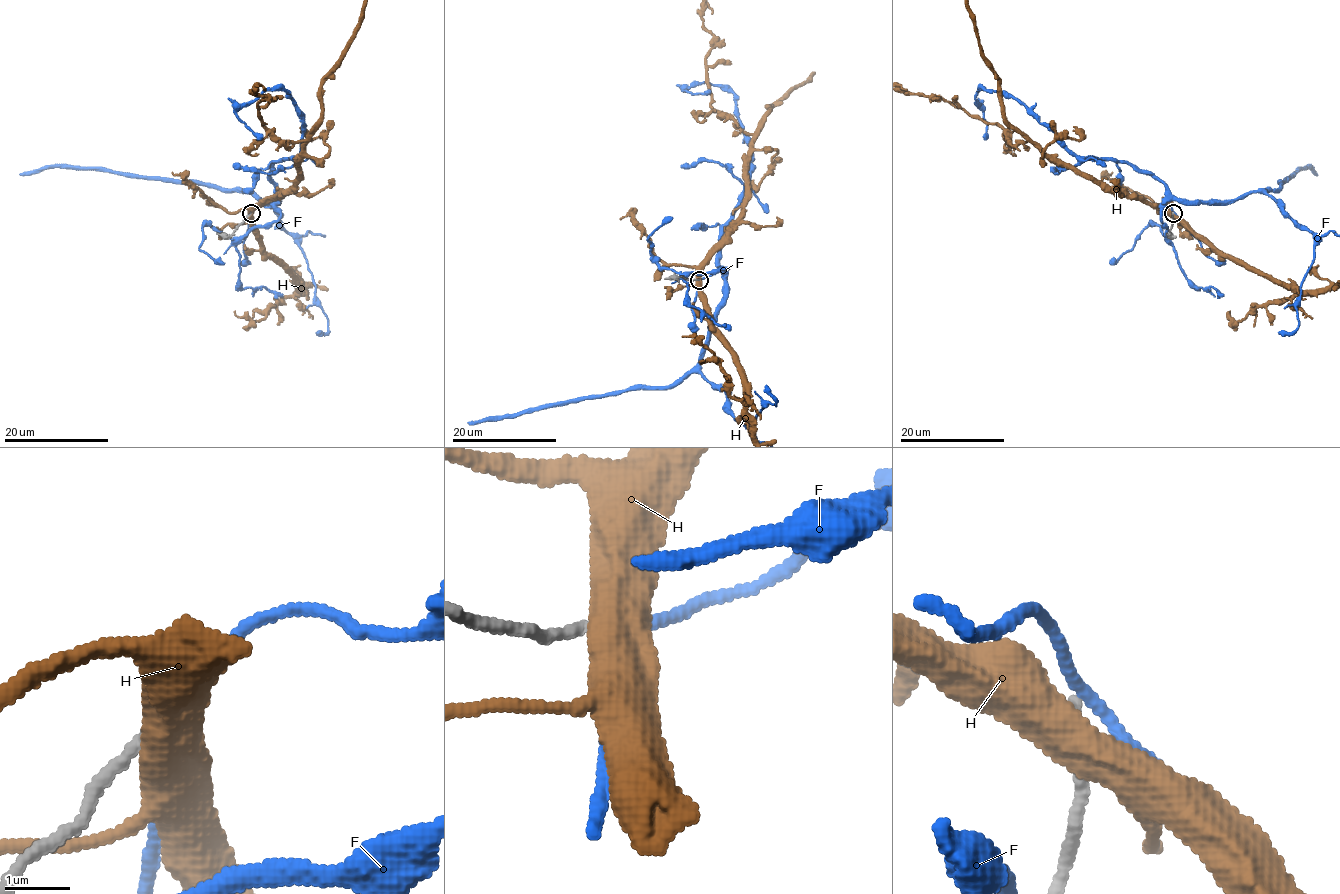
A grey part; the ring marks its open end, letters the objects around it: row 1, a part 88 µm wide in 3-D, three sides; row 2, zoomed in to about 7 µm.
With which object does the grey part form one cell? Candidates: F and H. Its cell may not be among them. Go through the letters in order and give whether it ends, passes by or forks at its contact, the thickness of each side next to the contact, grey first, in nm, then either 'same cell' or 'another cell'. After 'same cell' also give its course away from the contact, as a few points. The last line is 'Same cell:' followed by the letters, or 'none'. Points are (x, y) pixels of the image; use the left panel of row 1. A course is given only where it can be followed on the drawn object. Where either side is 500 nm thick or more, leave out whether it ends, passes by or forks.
F: it passes by; 160 nm thick on the grey side, 170 nm on the other; another cell
H: 190 nm thick on the grey side, 600 nm on the other; another cell
Same cell: none

